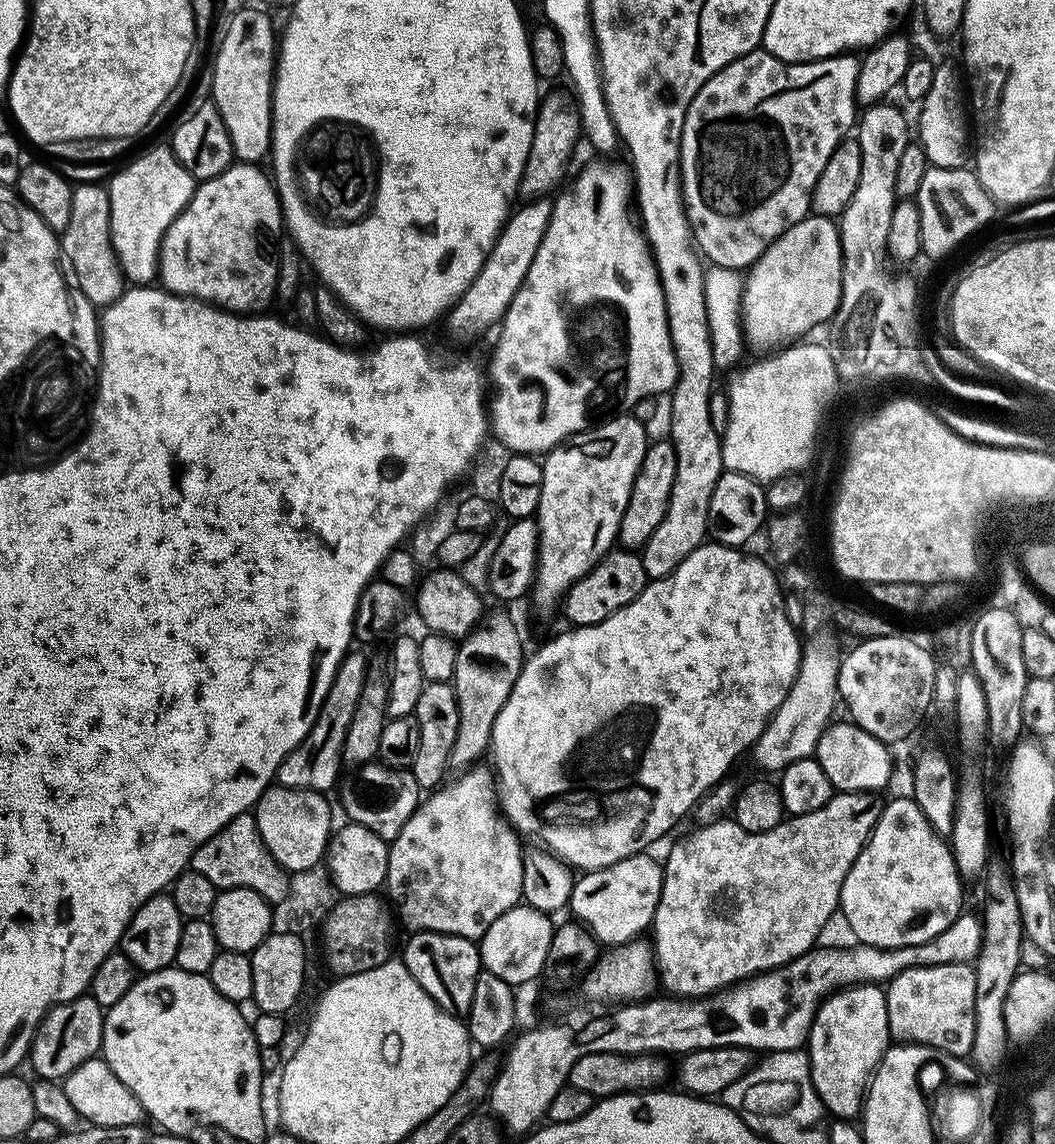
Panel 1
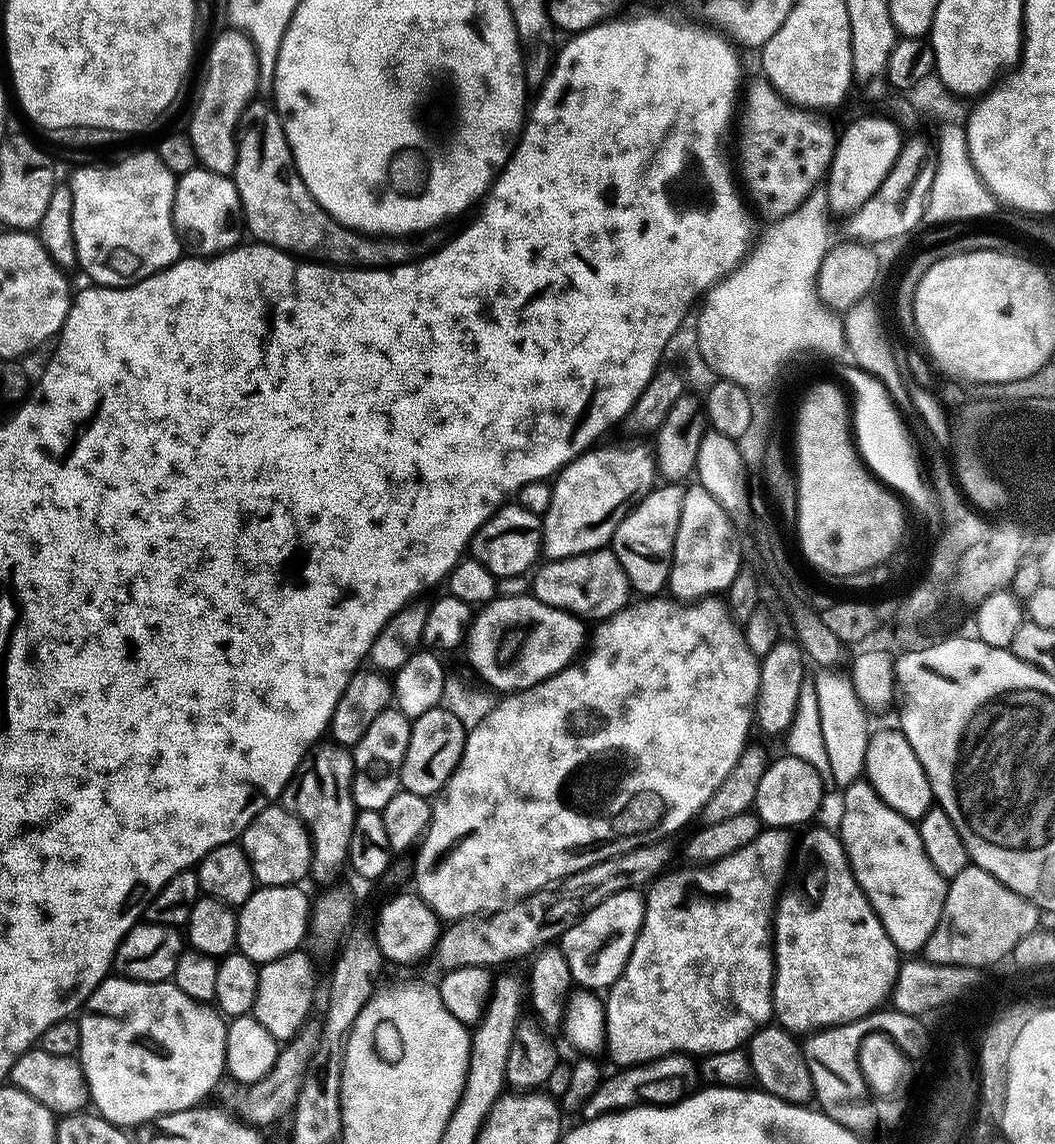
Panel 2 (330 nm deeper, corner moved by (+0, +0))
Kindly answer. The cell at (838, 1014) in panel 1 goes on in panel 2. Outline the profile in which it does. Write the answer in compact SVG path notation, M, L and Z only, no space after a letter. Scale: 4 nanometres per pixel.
M816 828L808 836L808 848L820 859L820 865L805 878L797 892L779 897L774 913L772 1010L779 1027L793 1034L815 1034L863 1020L891 997L898 969L898 950L857 886L839 835Z

